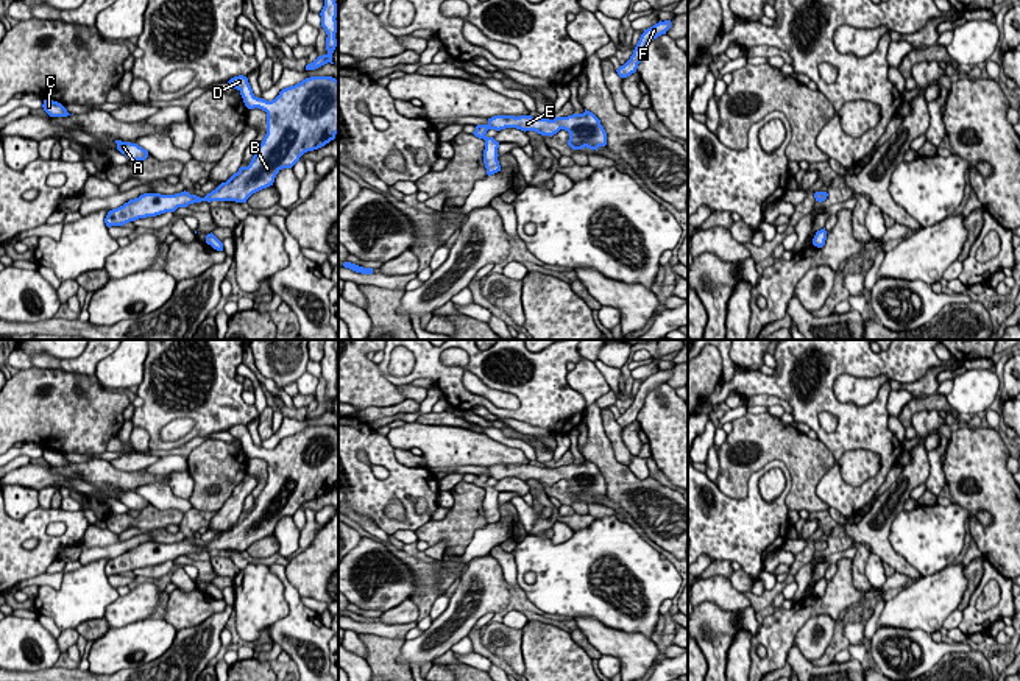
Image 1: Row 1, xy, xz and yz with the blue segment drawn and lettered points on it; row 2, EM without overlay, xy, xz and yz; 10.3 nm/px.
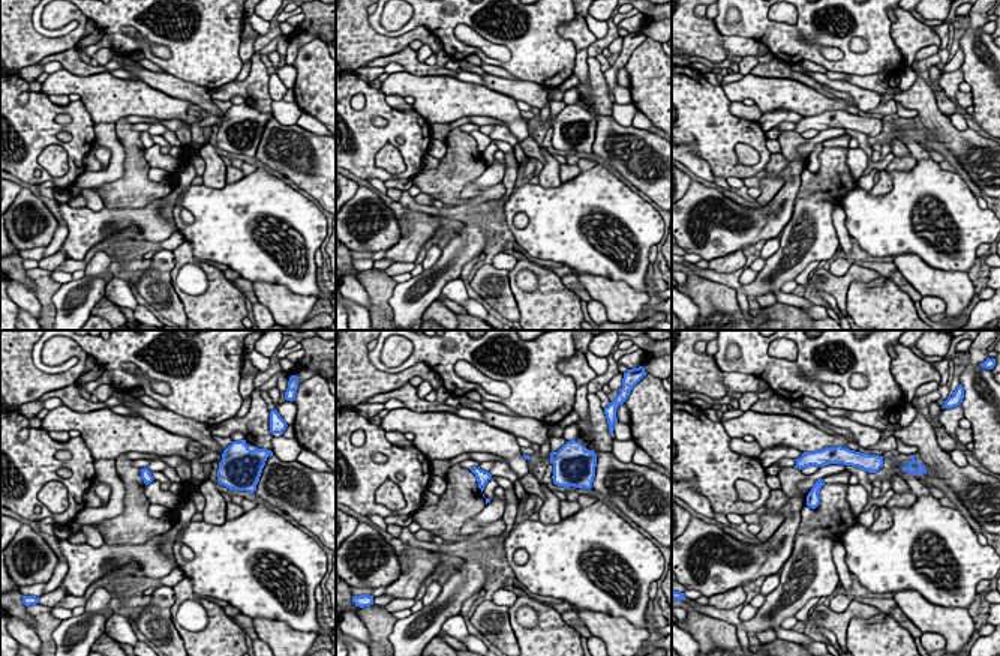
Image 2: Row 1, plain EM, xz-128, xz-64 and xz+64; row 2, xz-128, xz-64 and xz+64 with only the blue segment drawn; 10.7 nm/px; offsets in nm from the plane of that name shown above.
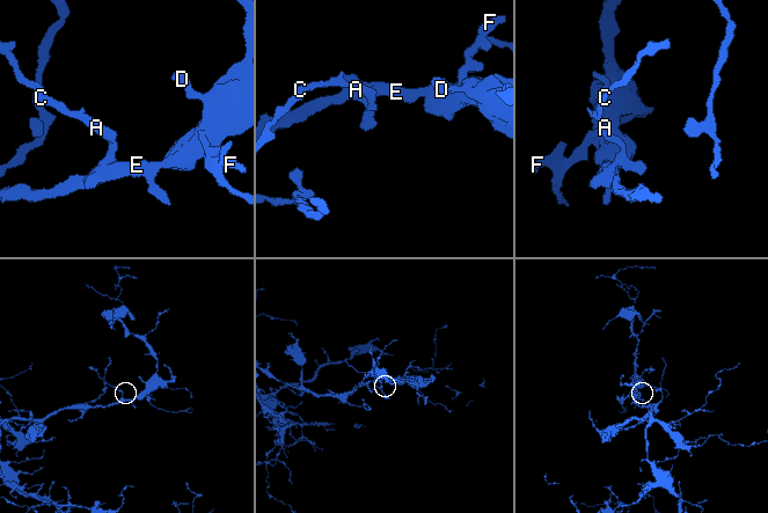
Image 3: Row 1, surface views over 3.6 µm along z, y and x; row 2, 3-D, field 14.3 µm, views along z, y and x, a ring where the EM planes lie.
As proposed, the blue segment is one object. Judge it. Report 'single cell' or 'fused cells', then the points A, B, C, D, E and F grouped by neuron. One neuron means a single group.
single cell; groups A B C D E F

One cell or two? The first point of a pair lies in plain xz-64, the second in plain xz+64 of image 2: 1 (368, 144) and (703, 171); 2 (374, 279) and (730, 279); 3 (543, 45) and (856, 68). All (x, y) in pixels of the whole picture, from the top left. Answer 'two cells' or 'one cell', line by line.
1: two cells
2: two cells
3: one cell

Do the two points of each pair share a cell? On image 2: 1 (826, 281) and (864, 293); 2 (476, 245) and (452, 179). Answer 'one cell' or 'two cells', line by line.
1: two cells
2: two cells

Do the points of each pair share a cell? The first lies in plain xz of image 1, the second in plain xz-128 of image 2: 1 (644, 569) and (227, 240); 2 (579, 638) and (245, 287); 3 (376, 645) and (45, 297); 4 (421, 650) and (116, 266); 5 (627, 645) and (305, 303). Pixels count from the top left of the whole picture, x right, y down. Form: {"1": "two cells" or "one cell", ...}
{"1": "one cell", "2": "one cell", "3": "one cell", "4": "one cell", "5": "one cell"}

